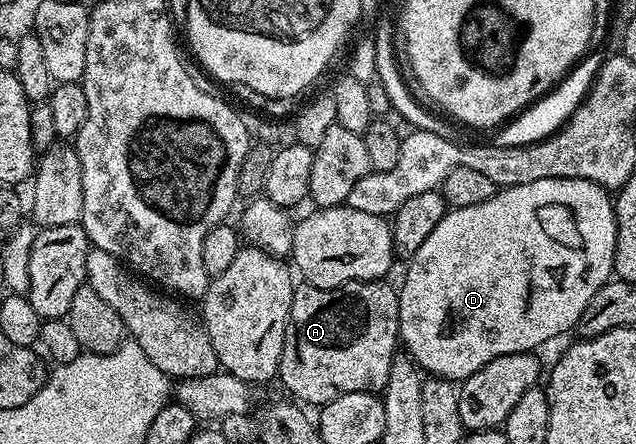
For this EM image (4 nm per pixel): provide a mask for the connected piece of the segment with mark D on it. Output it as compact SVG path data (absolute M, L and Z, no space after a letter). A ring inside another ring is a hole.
M541 178L541 182L525 182L521 186L499 188L493 198L485 202L477 202L477 206L451 208L437 222L433 234L421 242L421 250L411 257L406 265L407 273L403 276L403 285L397 288L399 301L399 338L406 355L410 356L424 373L435 378L452 382L467 380L485 362L493 362L493 358L501 358L501 354L517 354L518 352L534 353L535 348L550 342L554 336L562 332L570 333L575 323L581 318L581 310L589 306L589 298L601 290L601 286L612 279L615 266L615 243L617 242L617 226L615 225L615 206L608 189L588 180L570 180L569 178Z

